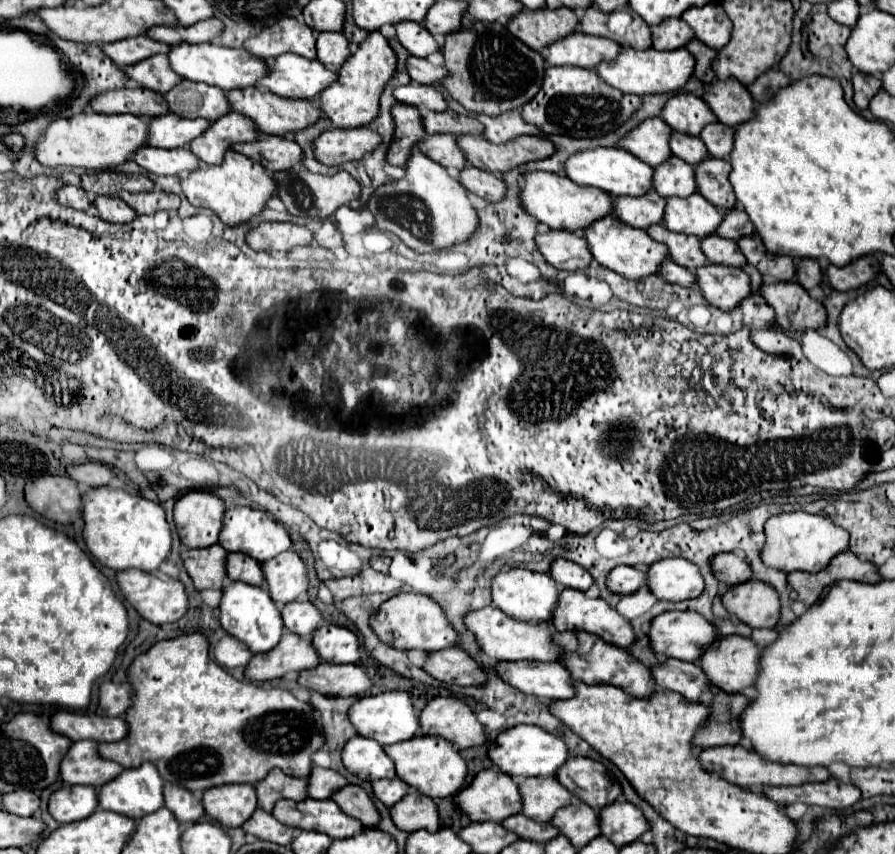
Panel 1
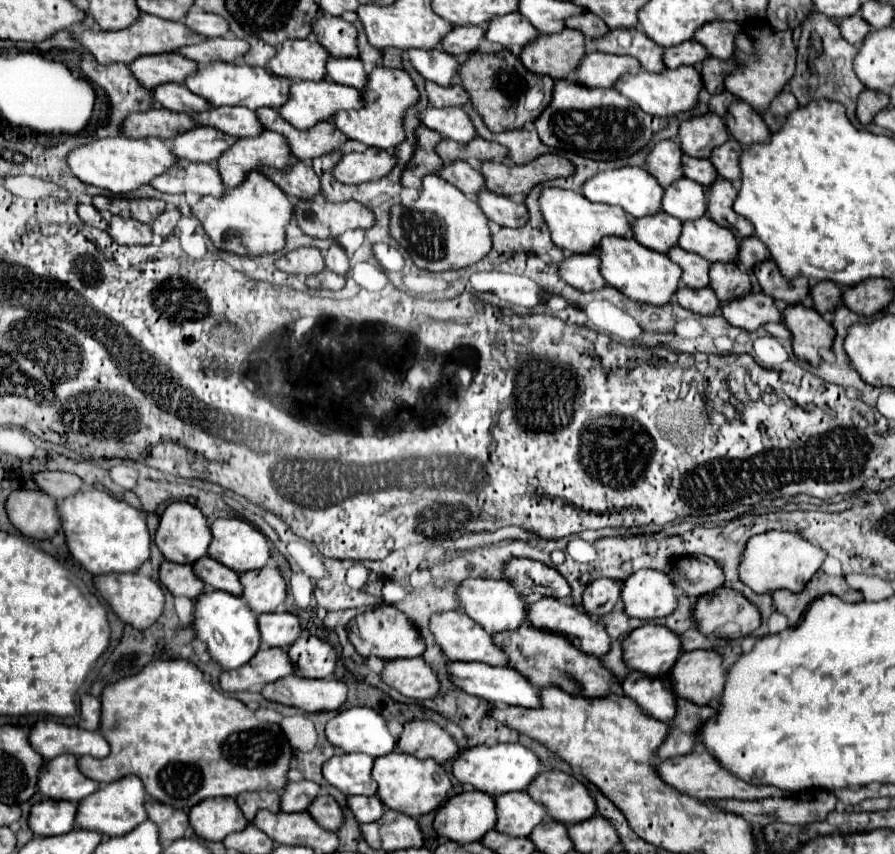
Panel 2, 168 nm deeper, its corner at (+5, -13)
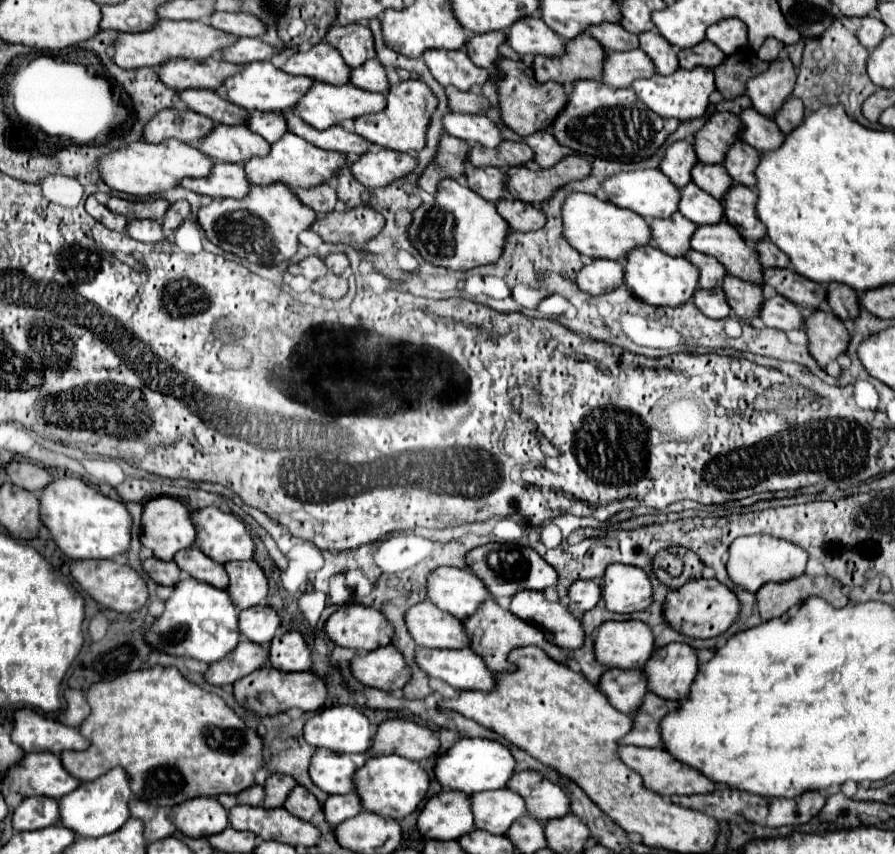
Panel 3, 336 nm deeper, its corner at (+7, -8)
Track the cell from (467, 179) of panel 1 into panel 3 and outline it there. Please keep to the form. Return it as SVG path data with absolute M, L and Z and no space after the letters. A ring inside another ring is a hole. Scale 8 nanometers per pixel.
M508 197L496 201L496 209L514 231L536 231L544 227L544 213L540 211L540 207L532 203L524 203Z

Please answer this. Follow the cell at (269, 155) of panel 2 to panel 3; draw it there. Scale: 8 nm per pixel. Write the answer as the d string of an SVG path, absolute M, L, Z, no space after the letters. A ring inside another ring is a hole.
M284 133L276 143L270 145L268 155L252 157L250 161L246 161L244 171L248 175L248 183L252 183L252 185L268 185L274 181L282 181L290 189L296 189L296 187L312 187L316 183L326 183L344 165L348 165L346 155L312 147L308 141L300 139L298 135Z

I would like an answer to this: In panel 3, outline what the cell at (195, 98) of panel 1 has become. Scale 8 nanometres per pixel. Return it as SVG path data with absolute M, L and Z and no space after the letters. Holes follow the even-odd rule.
M250 111L246 119L246 127L252 133L262 135L268 143L274 143L280 135L288 131L284 127L284 117L280 113L264 113L264 111Z

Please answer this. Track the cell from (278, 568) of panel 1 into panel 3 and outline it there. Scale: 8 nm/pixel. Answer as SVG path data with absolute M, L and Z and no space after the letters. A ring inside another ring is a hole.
M236 561L226 563L230 585L228 595L232 595L232 601L238 609L248 609L254 605L260 605L268 597L268 577L264 569L256 561Z

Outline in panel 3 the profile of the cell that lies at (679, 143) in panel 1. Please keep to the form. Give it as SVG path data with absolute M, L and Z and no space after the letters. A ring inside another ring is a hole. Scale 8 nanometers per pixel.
M698 161L692 169L692 181L716 199L722 199L724 191L728 191L728 187L732 185L730 175L726 173L724 165L720 165L720 163L718 165L704 165Z

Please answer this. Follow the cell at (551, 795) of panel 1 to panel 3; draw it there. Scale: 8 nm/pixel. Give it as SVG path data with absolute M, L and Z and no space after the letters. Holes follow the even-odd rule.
M508 787L472 795L472 811L476 815L476 827L484 829L484 831L490 831L490 833L496 833L496 835L504 835L518 817L528 813L524 799L518 793L514 793L512 789L508 789Z

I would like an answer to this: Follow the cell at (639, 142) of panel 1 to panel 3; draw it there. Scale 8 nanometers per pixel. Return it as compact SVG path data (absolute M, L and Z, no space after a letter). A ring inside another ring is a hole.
M676 141L666 149L666 155L660 161L660 171L680 189L692 181L690 169L696 163L696 153L692 151L692 143Z

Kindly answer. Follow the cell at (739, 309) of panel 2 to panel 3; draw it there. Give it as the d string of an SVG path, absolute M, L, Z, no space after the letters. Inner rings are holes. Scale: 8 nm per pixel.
M774 295L772 299L764 299L758 311L758 319L766 327L774 327L780 331L800 329L802 327L802 313L796 309L794 303L784 299L782 295Z

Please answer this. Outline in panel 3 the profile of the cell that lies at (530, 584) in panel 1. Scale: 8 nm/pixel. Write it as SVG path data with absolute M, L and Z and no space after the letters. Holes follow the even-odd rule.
M438 567L428 575L428 599L442 611L468 619L488 599L492 599L484 581L470 569Z

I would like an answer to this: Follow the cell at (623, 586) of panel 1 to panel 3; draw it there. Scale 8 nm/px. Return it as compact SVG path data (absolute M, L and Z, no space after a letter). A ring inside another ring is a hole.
M592 579L576 581L576 583L572 583L568 597L570 597L570 603L578 611L590 611L602 599L602 585Z

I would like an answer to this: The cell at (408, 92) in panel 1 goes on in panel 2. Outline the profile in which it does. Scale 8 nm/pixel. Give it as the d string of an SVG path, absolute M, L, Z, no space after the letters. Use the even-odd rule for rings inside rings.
M432 106L428 110L422 110L420 118L424 126L456 142L466 144L478 136L470 116L462 108L434 108Z

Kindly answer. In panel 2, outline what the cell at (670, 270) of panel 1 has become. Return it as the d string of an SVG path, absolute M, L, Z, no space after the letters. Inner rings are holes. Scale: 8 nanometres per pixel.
M682 286L678 292L676 292L676 302L694 312L694 314L700 314L700 316L714 316L714 314L720 314L720 308L722 308L722 302L714 296L714 290L712 288L702 288L702 290L692 290L692 288L686 288Z

